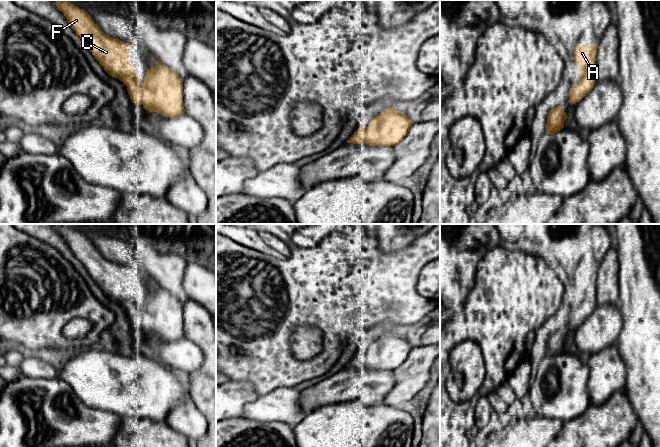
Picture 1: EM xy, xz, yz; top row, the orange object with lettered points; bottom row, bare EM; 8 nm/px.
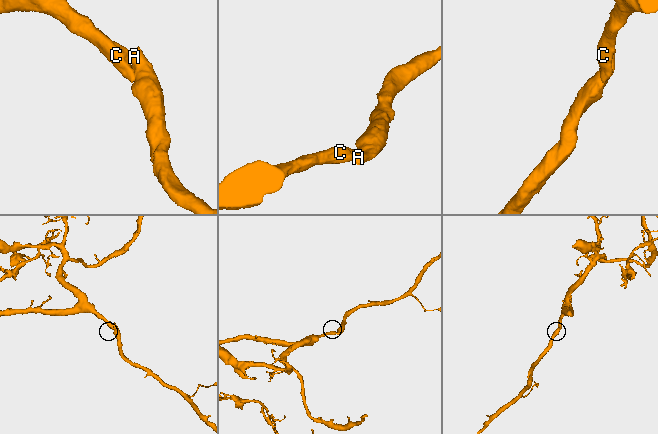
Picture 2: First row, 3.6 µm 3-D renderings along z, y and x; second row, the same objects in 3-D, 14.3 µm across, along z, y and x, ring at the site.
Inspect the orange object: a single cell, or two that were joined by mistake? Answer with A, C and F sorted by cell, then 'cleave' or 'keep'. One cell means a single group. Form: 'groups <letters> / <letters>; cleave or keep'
groups A C F; keep

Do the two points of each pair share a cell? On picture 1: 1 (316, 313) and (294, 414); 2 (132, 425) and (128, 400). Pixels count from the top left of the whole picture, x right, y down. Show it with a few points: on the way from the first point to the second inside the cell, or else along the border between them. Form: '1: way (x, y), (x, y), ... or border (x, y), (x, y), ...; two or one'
1: border (294, 386), (280, 386), (271, 391); two
2: border (121, 416), (145, 417), (154, 421); two

